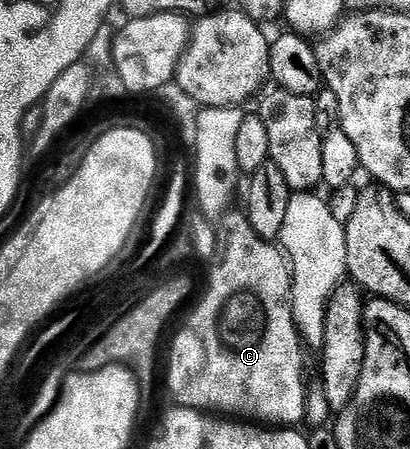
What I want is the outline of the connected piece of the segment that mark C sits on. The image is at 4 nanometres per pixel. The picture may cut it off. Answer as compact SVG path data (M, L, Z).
M232 220L232 240L228 240L228 256L224 256L224 268L216 273L216 280L207 277L208 293L200 300L200 305L188 316L184 329L172 340L172 357L168 360L168 388L172 391L175 403L181 408L194 408L205 414L223 414L228 418L243 418L260 426L296 426L306 416L306 383L304 384L305 345L297 332L292 316L292 277L293 270L289 259L273 241L264 240L245 220Z

